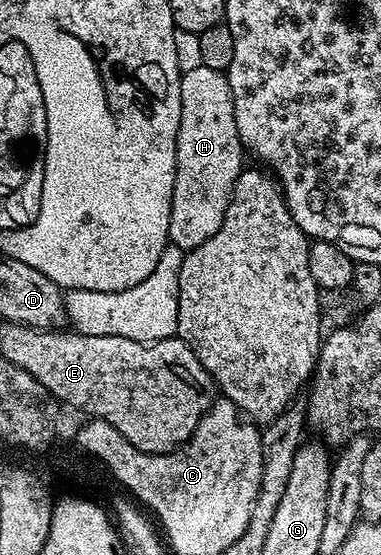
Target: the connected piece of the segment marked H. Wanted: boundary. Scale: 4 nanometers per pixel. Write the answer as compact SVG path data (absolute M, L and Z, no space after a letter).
M200 66L181 74L180 96L182 117L176 138L176 176L168 237L171 246L187 253L218 233L234 185L245 166L246 152L238 137L238 121L234 121L234 101L225 72Z

